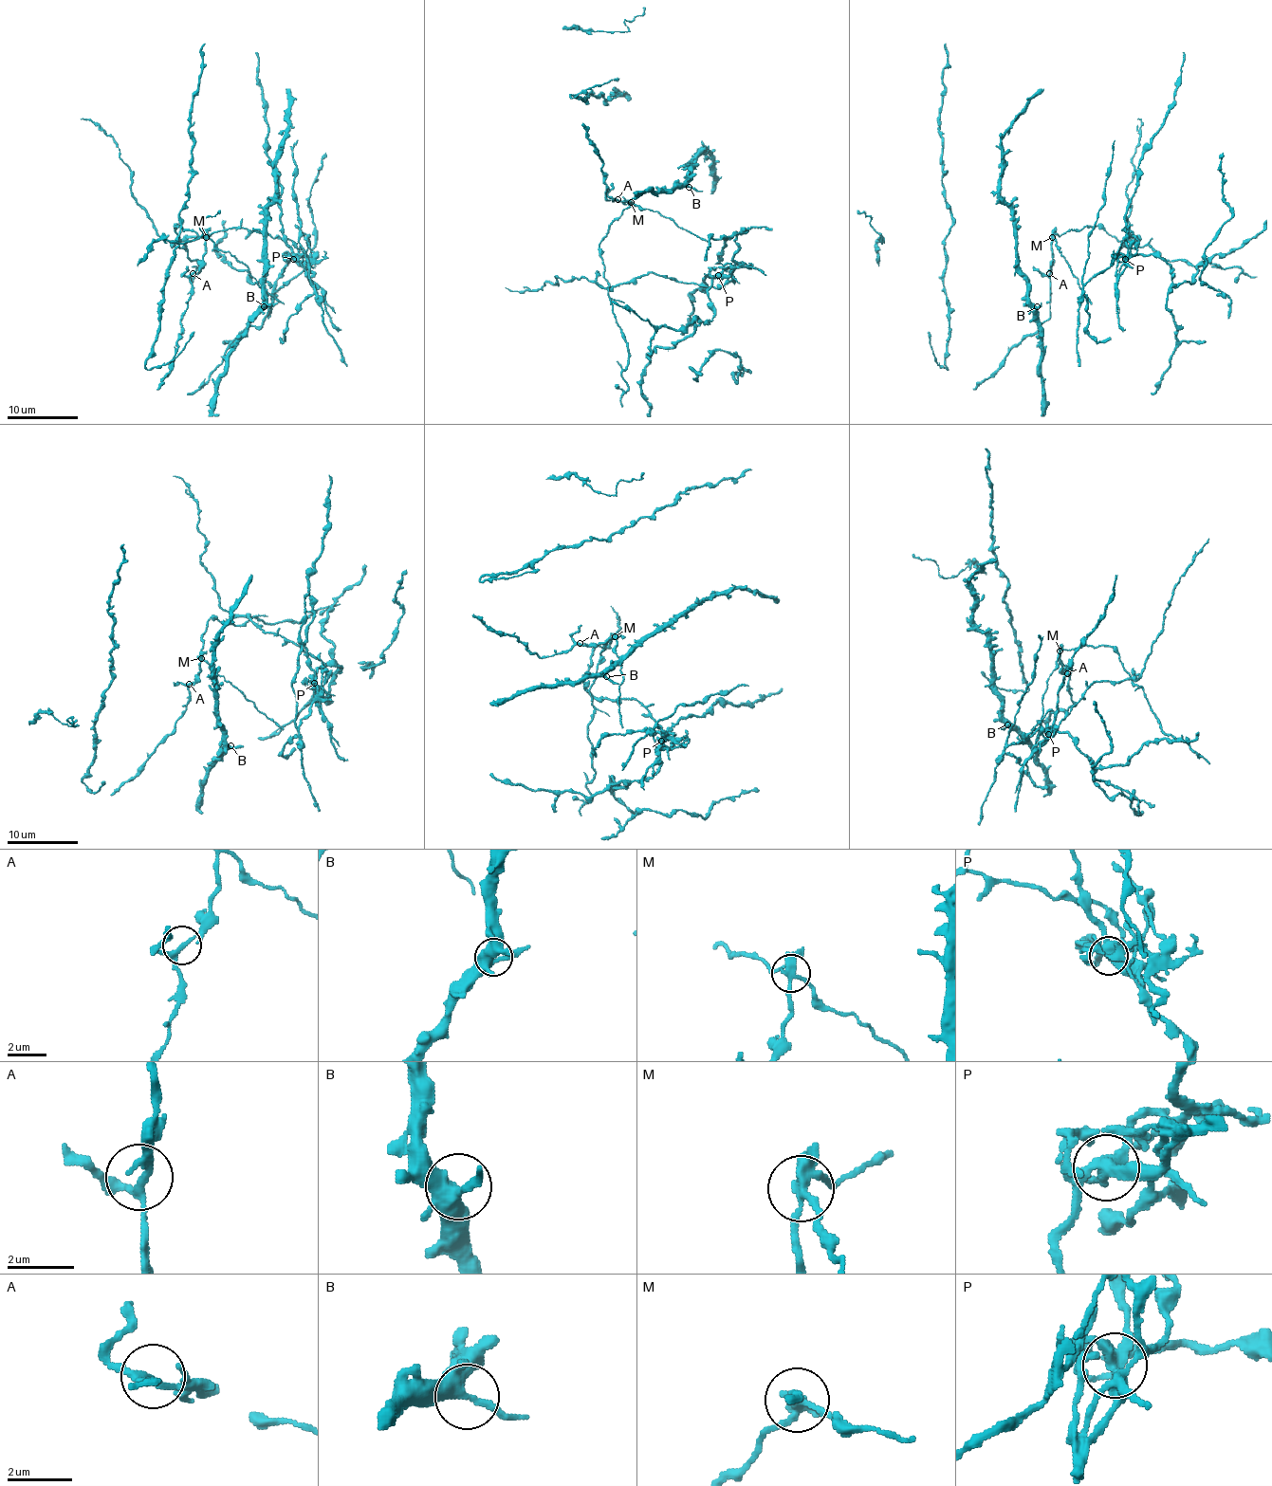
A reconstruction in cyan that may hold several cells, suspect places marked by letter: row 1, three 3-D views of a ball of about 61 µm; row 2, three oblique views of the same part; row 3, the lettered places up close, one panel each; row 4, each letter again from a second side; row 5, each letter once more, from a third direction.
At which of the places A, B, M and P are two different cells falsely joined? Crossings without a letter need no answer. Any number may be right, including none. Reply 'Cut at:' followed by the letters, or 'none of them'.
Cut at: M, P

